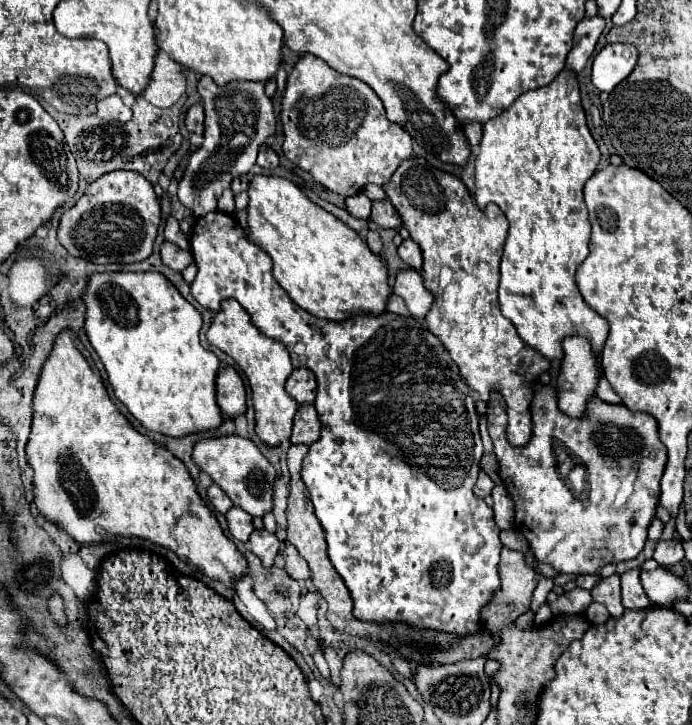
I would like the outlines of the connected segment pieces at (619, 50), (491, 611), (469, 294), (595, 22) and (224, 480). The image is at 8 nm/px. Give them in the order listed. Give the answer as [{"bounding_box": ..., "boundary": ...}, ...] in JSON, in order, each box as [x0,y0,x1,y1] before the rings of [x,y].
[{"bounding_box":[593,45,639,93],"boundary":[[[607,45],[593,59],[593,85],[601,93],[611,93],[635,69],[639,51],[633,45]]]},{"bounding_box":[481,549,537,641],"boundary":[[[503,549],[501,551],[501,563],[499,563],[499,575],[501,575],[501,587],[495,593],[495,597],[489,601],[489,605],[481,611],[481,623],[483,627],[493,635],[495,641],[499,641],[499,633],[505,625],[511,625],[521,613],[529,609],[533,589],[537,585],[537,573],[527,565],[525,555],[521,551]]]},{"bounding_box":[383,157,551,447],"boundary":[[[411,157],[403,161],[401,167],[393,173],[391,181],[383,185],[383,189],[389,201],[393,203],[393,207],[399,211],[405,229],[411,233],[411,239],[423,251],[423,267],[421,267],[423,283],[435,297],[431,311],[425,317],[427,329],[441,339],[449,357],[457,363],[461,379],[479,395],[481,401],[489,403],[491,393],[501,395],[501,401],[505,403],[505,413],[507,413],[507,441],[513,447],[527,445],[531,439],[531,401],[535,393],[533,385],[539,381],[543,373],[549,371],[551,363],[549,359],[543,359],[539,351],[529,347],[517,335],[513,323],[507,317],[503,317],[499,311],[499,299],[497,299],[499,261],[503,255],[503,245],[509,229],[507,217],[501,213],[497,205],[487,205],[487,209],[481,211],[471,199],[467,187],[457,177],[447,175],[439,169],[429,169],[427,161],[421,157]]]},{"bounding_box":[565,15,605,73],"boundary":[[[595,15],[595,17],[583,17],[577,23],[575,37],[573,37],[573,49],[569,51],[567,63],[565,63],[567,69],[579,73],[585,67],[587,59],[595,51],[597,39],[603,33],[603,29],[605,29],[605,19],[599,17],[599,15]]]},{"bounding_box":[193,435,277,517],"boundary":[[[239,435],[201,439],[193,449],[193,461],[231,497],[233,505],[249,515],[263,517],[273,509],[273,481],[277,473],[251,439]]]}]

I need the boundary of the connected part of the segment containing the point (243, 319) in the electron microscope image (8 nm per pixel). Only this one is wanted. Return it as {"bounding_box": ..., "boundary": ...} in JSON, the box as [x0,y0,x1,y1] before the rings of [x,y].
{"bounding_box":[205,299,297,445],"boundary":[[[225,299],[221,303],[219,311],[211,319],[211,327],[207,329],[205,337],[213,347],[219,347],[231,359],[235,359],[237,365],[245,371],[251,385],[251,399],[255,405],[257,435],[267,445],[279,445],[287,441],[291,437],[293,415],[297,411],[297,403],[285,393],[285,381],[291,375],[293,365],[289,359],[289,351],[283,347],[283,343],[255,329],[249,313],[235,299]]]}

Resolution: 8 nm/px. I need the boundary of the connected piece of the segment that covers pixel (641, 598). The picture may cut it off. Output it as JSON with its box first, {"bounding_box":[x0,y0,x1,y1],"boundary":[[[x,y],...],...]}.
{"bounding_box":[621,569,661,611],"boundary":[[[633,569],[621,575],[621,603],[625,609],[639,609],[639,611],[661,607],[649,601],[649,597],[645,595],[641,581],[639,581],[639,569]]]}

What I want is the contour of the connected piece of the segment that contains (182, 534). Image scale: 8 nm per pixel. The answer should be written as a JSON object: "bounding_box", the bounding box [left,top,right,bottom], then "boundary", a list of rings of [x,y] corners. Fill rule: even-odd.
{"bounding_box":[27,329,247,587],"boundary":[[[63,329],[57,337],[55,337],[55,343],[53,343],[53,351],[49,353],[45,365],[43,365],[43,371],[39,375],[39,383],[35,387],[35,395],[33,395],[33,423],[31,423],[31,435],[29,435],[29,443],[27,443],[27,463],[33,467],[33,495],[35,495],[35,505],[39,507],[39,511],[55,521],[61,529],[65,529],[75,541],[79,543],[101,543],[103,541],[103,535],[129,535],[129,537],[143,537],[143,539],[151,539],[171,551],[175,551],[181,559],[185,559],[187,563],[195,565],[197,569],[205,571],[211,579],[217,579],[217,581],[223,581],[227,587],[231,587],[235,583],[237,577],[245,575],[245,569],[247,569],[247,561],[243,559],[243,555],[237,551],[237,547],[233,545],[231,539],[225,537],[223,529],[219,527],[217,523],[217,517],[213,515],[213,511],[205,505],[205,501],[199,497],[197,493],[197,487],[195,487],[195,481],[191,479],[187,467],[173,455],[169,453],[167,449],[155,445],[149,437],[141,437],[139,431],[135,431],[129,421],[115,409],[113,401],[109,399],[107,391],[105,391],[105,385],[101,381],[101,375],[99,371],[91,365],[89,361],[89,353],[85,351],[83,343],[79,341],[77,333],[73,329]]]}

